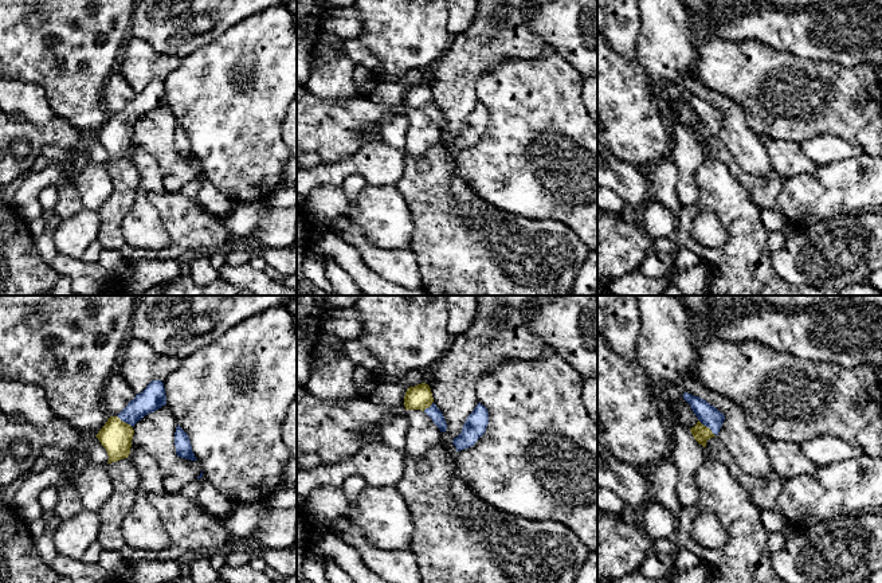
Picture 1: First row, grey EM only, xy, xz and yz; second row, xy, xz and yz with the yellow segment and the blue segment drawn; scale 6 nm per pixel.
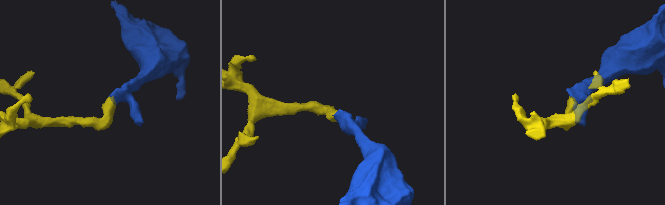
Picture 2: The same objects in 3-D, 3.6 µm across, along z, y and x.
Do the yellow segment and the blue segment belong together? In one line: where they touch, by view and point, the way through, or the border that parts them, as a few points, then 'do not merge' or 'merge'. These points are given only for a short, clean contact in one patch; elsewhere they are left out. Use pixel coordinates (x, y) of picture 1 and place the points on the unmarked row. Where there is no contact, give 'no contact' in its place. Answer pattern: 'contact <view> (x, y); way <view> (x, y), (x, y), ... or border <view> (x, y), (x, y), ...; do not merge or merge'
contact yz (708, 126); way yz (701, 132), (708, 126), (708, 114); merge

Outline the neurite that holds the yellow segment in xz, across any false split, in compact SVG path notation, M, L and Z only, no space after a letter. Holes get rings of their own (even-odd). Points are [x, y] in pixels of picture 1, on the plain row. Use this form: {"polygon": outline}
{"polygon": "M422 82L415 86L409 86L404 95L404 106L405 109L424 110L442 132L447 129L444 116L434 102L432 91L428 83Z"}

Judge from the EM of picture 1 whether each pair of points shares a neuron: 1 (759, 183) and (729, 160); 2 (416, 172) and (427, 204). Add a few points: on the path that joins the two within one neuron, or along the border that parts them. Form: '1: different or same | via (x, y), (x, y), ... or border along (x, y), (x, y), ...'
1: same | via (751, 182), (734, 168)
2: same | via (422, 180), (424, 196)

